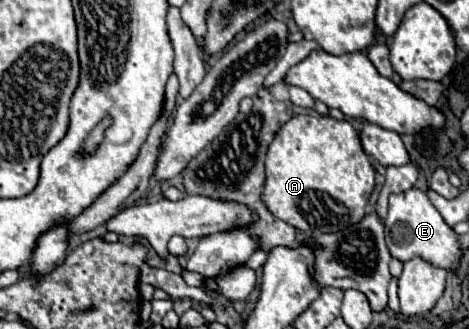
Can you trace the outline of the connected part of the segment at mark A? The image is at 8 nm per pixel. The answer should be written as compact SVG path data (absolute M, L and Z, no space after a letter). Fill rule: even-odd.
M297 114L279 128L269 144L261 200L279 220L307 236L317 236L357 224L365 216L373 186L375 170L351 122Z

